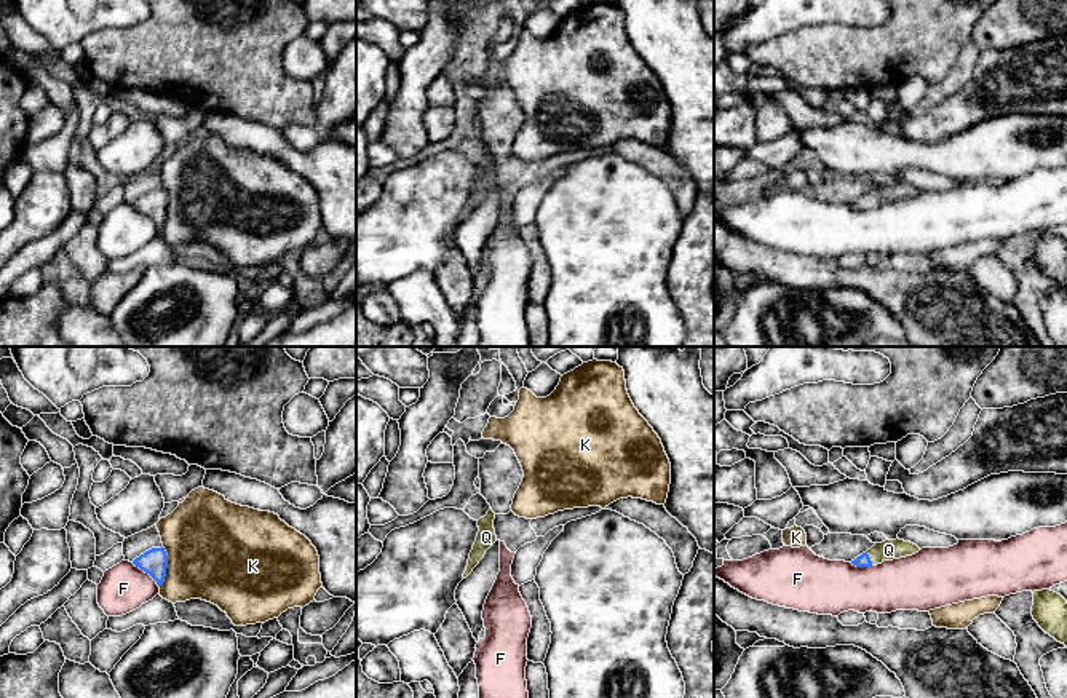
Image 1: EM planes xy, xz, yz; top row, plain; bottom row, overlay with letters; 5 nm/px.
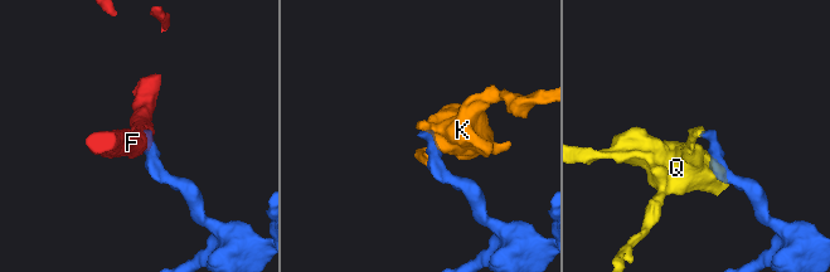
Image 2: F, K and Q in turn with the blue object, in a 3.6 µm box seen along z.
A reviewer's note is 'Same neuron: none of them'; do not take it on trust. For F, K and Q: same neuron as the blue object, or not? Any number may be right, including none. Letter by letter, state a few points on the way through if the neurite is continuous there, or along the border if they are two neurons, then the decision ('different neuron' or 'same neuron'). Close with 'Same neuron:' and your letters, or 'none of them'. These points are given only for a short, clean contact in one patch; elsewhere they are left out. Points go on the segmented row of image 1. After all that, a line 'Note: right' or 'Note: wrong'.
F: different neuron
K: different neuron
Q: way yz (861, 561), (869, 558), (888, 550); same neuron
Same neuron: Q
Note: wrong

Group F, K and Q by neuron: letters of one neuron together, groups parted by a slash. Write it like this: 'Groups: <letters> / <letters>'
Groups: F / K / Q

